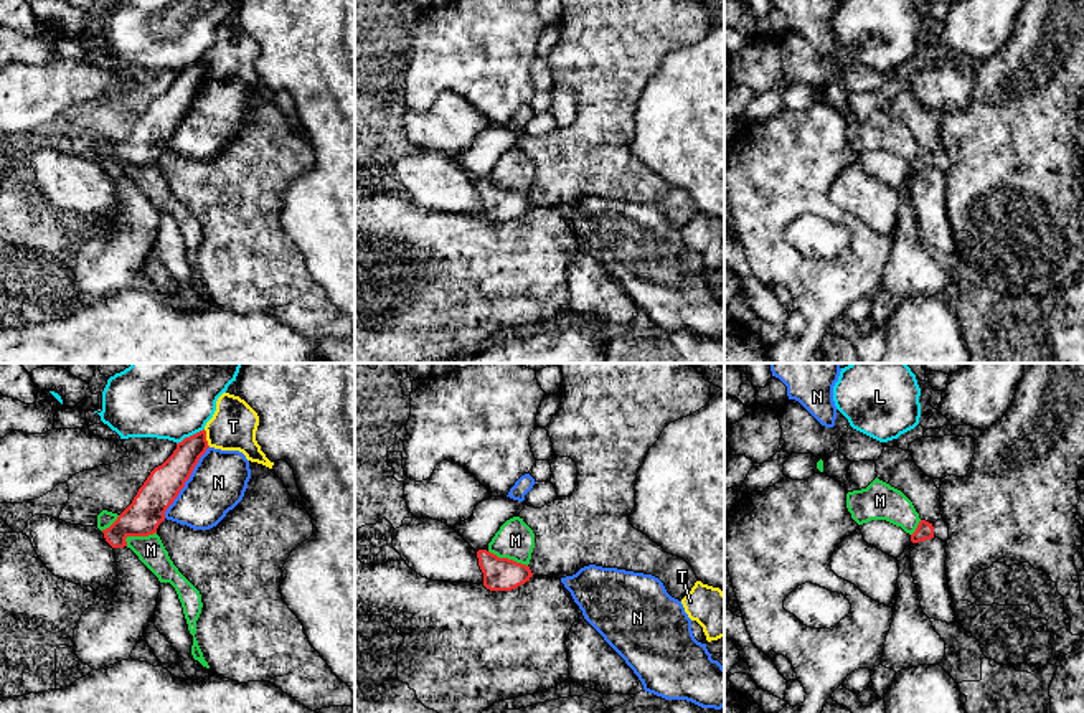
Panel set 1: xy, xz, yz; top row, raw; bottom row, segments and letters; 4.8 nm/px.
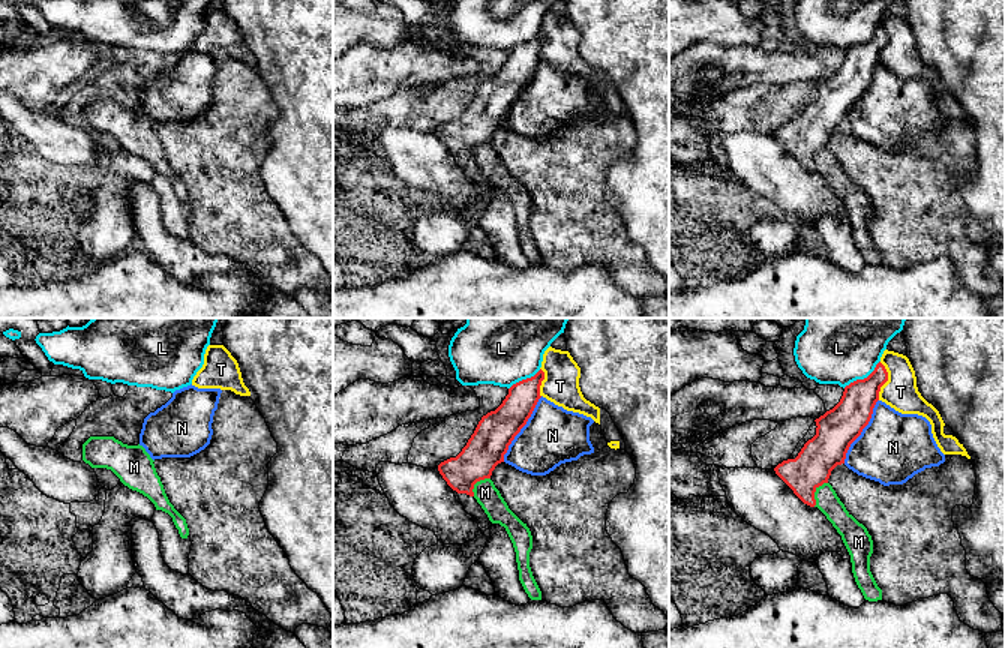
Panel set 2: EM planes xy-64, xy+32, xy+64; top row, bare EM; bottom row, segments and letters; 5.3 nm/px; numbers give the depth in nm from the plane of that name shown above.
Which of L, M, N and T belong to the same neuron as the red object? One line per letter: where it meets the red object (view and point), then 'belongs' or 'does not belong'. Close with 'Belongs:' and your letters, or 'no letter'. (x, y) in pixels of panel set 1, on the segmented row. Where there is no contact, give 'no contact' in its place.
L: meets red in xy at (190, 436); does not belong
M: meets red in xz at (507, 558); does not belong
N: meets red in xy at (185, 481); does not belong
T: meets red in xy at (205, 438); does not belong
Belongs: no letter

